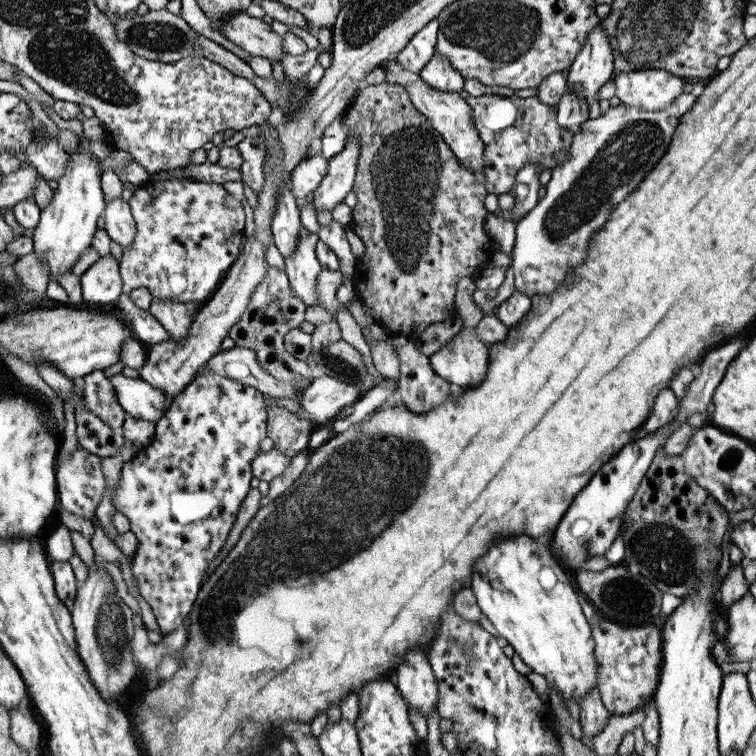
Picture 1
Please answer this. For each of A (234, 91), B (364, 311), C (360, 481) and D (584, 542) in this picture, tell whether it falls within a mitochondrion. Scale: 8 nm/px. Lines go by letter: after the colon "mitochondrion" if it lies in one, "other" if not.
A: other
B: other
C: mitochondrion
D: mitochondrion

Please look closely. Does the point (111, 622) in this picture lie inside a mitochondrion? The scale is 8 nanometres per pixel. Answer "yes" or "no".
yes

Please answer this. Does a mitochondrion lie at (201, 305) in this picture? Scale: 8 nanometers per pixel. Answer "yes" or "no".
no

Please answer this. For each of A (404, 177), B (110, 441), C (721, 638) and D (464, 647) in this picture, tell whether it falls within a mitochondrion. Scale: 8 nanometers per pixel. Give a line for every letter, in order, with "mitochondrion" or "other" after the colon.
A: mitochondrion
B: other
C: other
D: mitochondrion

